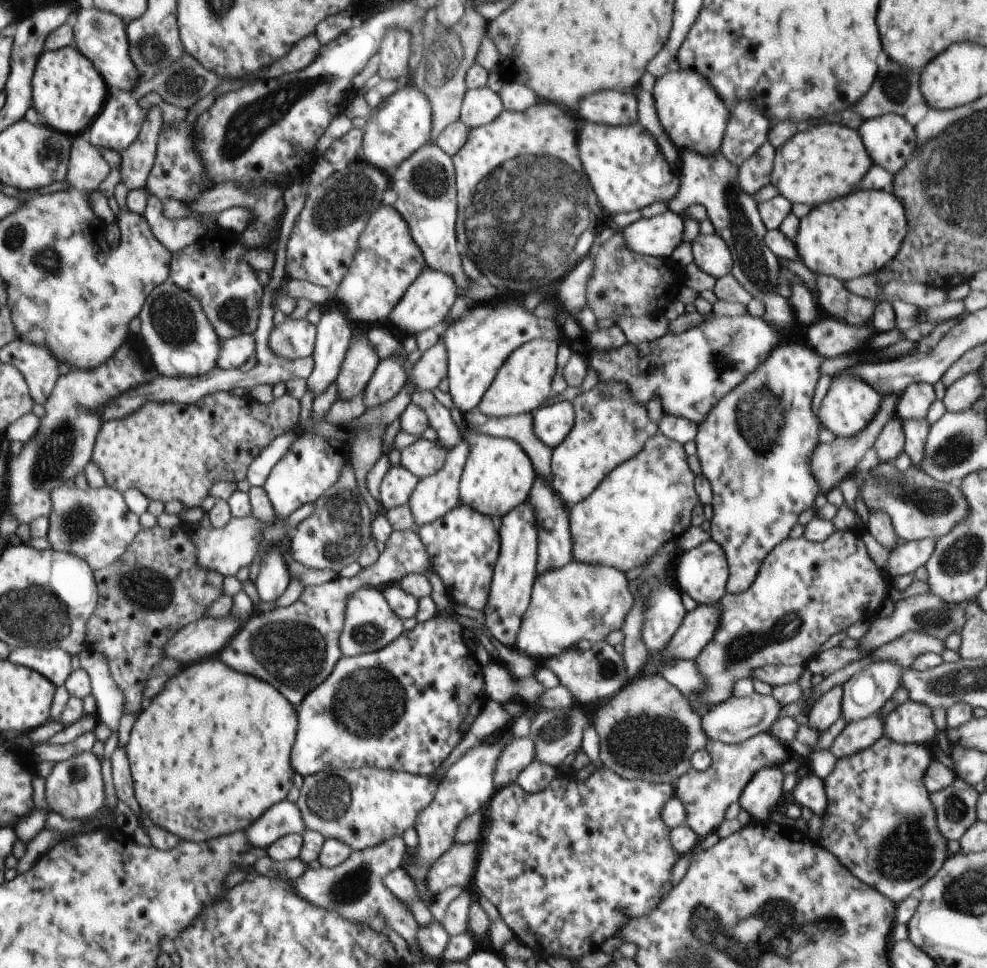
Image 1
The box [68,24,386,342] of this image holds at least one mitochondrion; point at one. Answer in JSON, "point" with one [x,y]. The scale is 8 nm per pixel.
{"point":[251,123]}

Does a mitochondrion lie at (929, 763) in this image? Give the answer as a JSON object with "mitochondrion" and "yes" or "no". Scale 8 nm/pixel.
{"mitochondrion":"no"}

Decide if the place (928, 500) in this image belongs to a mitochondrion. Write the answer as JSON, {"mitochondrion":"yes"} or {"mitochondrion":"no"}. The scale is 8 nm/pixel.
{"mitochondrion":"yes"}

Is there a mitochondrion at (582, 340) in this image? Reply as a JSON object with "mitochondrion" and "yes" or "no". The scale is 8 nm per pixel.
{"mitochondrion":"no"}

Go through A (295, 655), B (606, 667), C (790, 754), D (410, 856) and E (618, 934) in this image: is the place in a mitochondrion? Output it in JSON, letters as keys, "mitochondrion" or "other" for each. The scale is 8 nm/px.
{"A":"mitochondrion","B":"mitochondrion","C":"other","D":"other","E":"other"}

